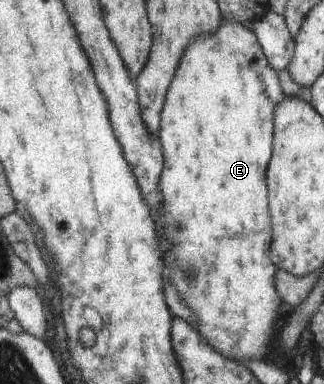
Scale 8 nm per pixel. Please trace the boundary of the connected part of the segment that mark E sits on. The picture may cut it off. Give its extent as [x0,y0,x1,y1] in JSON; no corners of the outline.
[158,17,284,360]

